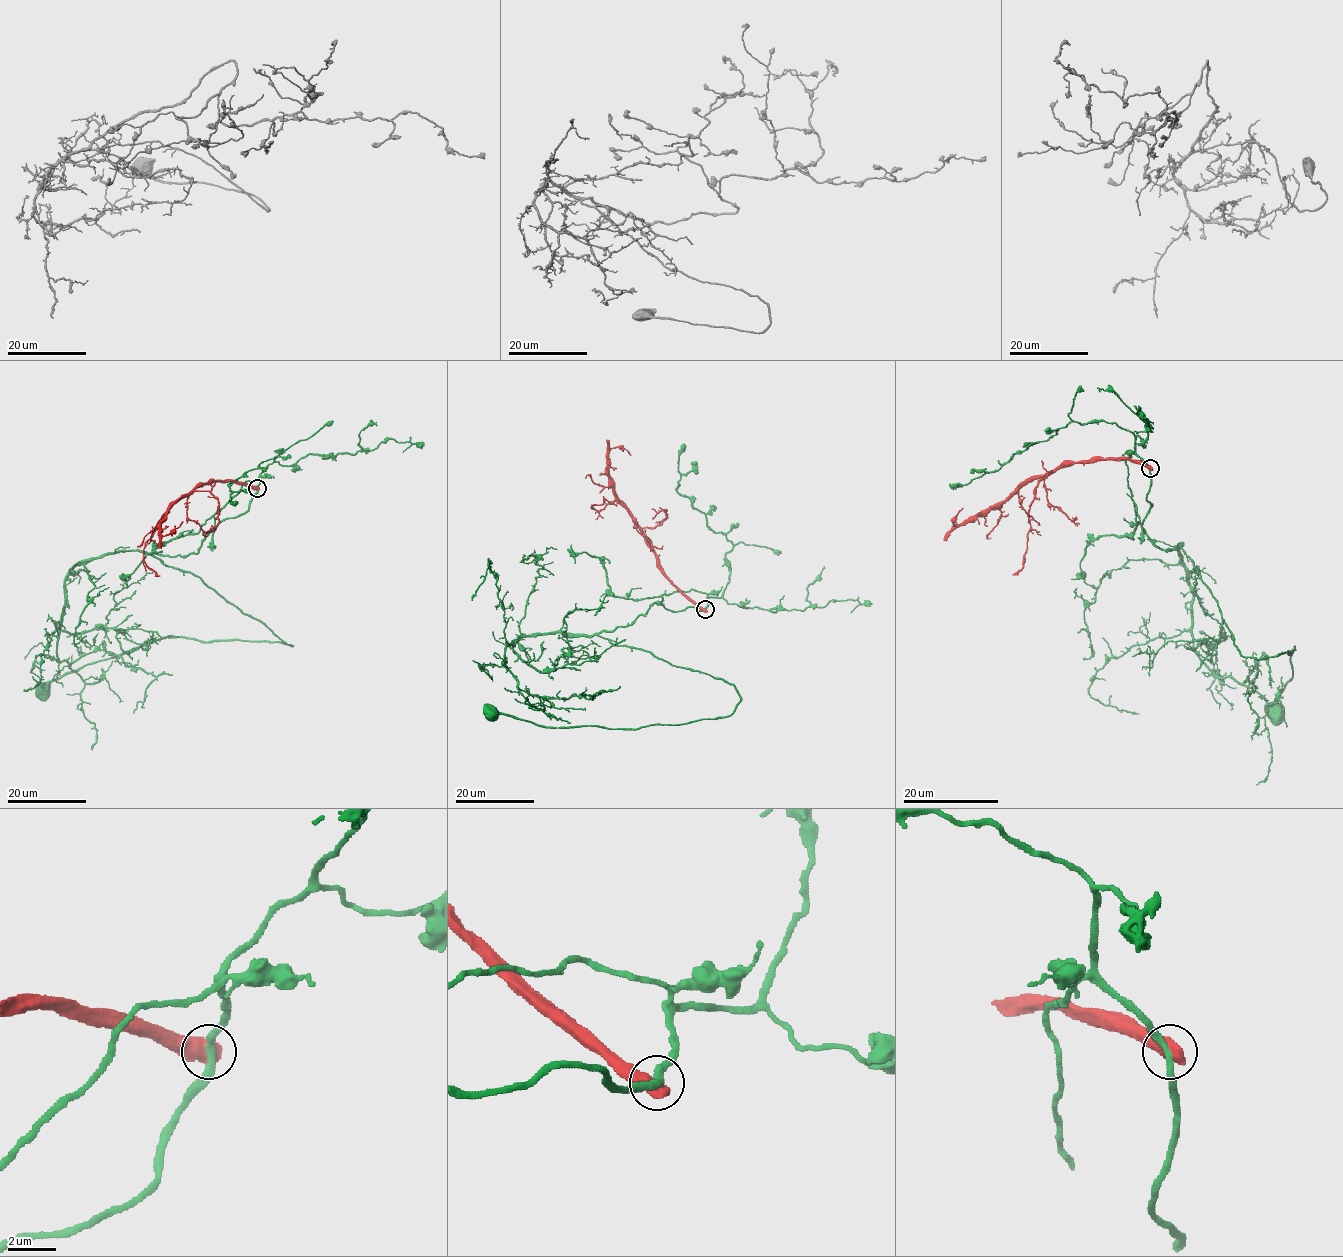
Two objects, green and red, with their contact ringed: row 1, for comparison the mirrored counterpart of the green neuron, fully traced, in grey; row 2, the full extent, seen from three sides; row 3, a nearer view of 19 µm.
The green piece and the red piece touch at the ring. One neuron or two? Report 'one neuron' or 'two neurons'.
two neurons

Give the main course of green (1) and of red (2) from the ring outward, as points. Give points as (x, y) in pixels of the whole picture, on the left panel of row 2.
1: (257, 488), (196, 553), (150, 554), (196, 575), (293, 646), (166, 636), (43, 689)
2: (257, 488), (240, 484), (203, 484), (181, 496), (169, 509), (161, 522), (161, 535), (169, 535), (182, 521)

